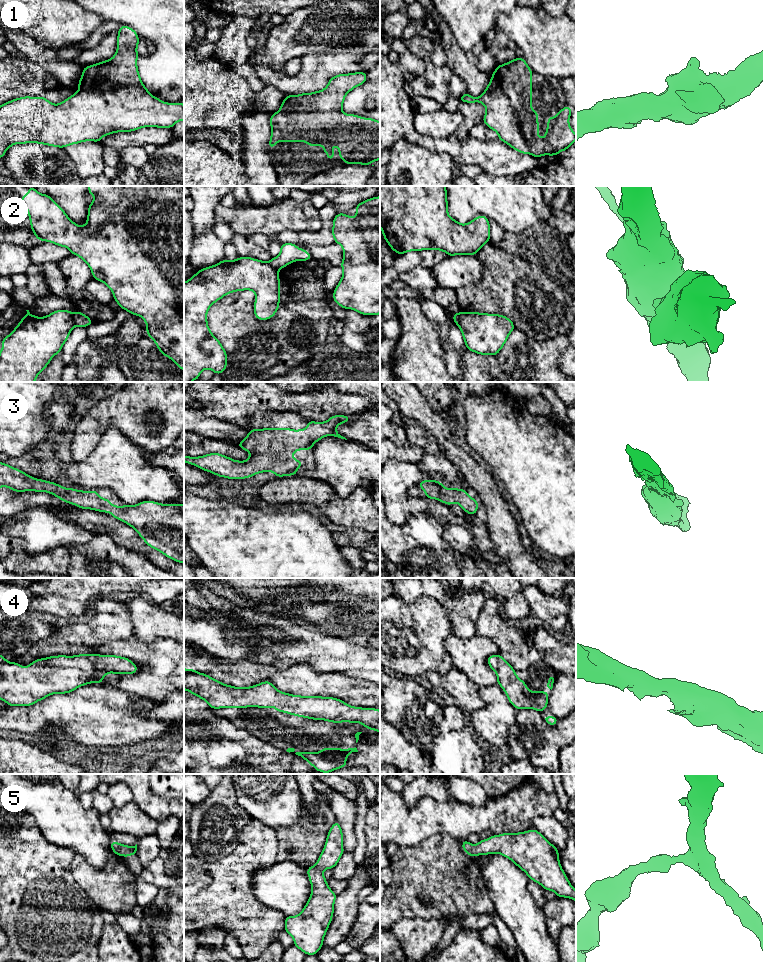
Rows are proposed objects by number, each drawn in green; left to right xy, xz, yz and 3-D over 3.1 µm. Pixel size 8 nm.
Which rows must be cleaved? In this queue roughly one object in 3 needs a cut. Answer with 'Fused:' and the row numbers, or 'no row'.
Fused: 2

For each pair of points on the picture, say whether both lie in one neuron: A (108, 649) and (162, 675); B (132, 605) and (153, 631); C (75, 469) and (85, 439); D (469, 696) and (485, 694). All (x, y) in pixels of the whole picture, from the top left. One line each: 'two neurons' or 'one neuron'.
A: one neuron
B: one neuron
C: two neurons
D: two neurons

